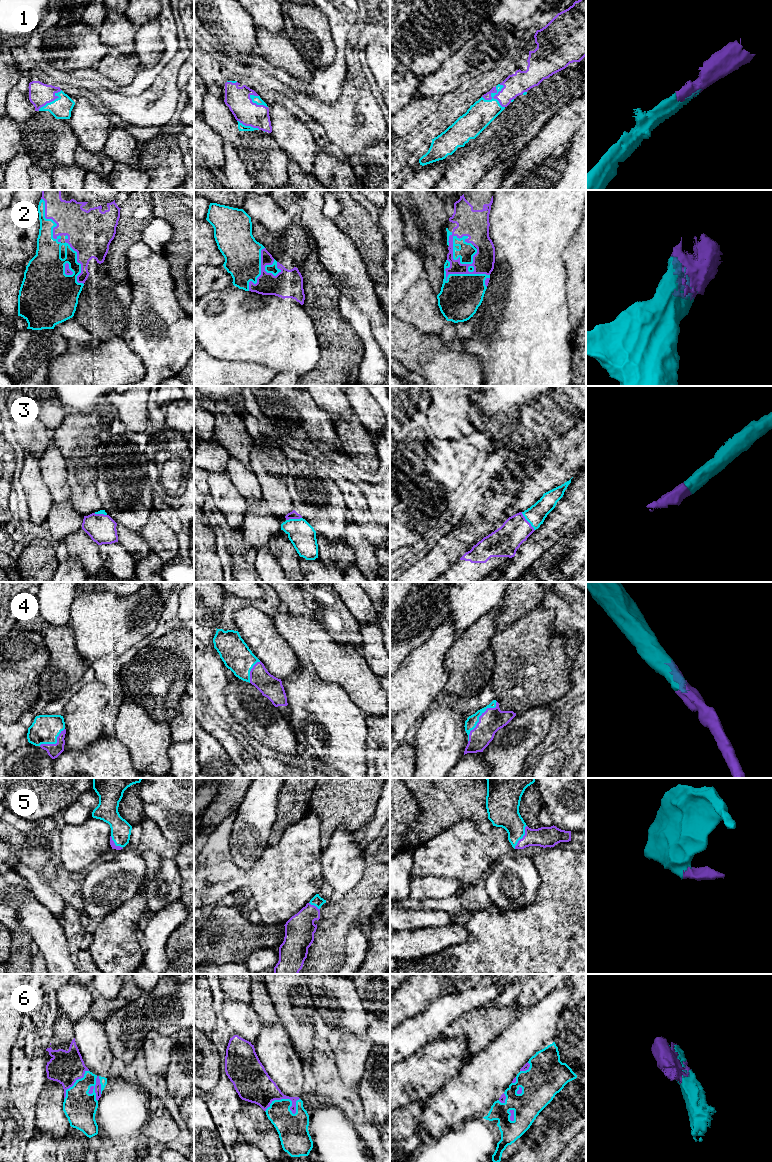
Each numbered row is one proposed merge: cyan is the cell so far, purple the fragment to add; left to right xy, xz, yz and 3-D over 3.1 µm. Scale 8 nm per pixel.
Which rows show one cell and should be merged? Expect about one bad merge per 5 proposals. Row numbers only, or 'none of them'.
1, 2, 3, 4, 5

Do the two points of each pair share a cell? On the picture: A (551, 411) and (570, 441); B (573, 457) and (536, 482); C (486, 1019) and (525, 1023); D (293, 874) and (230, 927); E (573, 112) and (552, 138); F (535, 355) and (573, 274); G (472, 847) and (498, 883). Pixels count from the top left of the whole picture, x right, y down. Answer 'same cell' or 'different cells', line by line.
A: different cells
B: same cell
C: different cells
D: different cells
E: same cell
F: different cells
G: different cells

